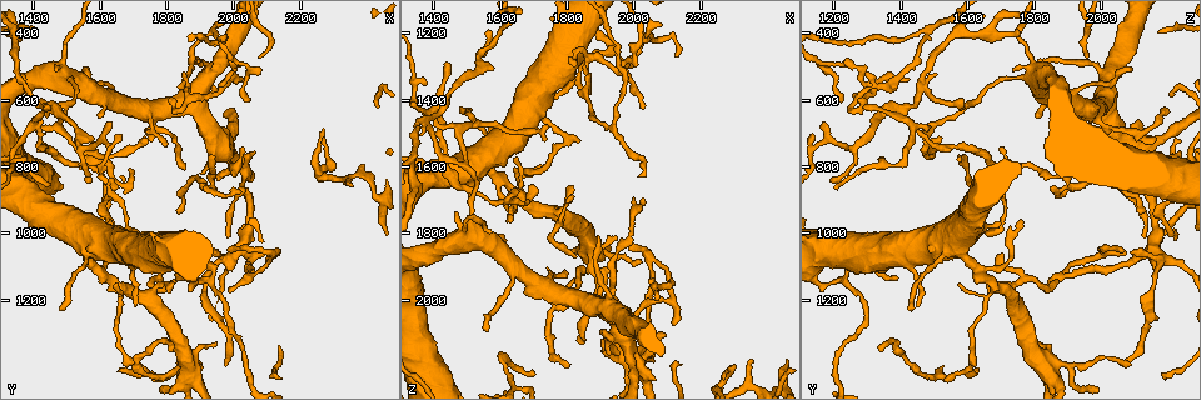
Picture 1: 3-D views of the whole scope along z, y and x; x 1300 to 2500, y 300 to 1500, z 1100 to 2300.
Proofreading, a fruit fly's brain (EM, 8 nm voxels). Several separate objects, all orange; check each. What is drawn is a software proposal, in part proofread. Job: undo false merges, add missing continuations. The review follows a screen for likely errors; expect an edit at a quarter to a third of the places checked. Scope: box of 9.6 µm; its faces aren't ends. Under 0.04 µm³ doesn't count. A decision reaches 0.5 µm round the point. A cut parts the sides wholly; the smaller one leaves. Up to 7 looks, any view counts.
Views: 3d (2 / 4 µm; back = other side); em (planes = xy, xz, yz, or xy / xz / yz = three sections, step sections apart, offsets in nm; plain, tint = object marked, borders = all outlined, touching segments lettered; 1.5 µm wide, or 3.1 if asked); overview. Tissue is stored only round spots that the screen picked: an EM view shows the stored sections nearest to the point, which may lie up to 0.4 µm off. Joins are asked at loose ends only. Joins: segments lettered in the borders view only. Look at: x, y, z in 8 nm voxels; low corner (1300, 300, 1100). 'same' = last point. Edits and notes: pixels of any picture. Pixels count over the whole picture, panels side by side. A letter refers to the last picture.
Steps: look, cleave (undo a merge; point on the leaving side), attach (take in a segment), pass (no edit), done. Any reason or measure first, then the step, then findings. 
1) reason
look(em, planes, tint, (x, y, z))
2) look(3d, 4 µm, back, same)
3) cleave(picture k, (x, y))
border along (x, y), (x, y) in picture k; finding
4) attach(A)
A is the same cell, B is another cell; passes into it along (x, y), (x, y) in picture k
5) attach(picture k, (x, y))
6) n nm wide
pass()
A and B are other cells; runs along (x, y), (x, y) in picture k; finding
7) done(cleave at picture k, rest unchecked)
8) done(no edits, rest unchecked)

thin end
look(3d, 4 µm, (2360, 850, 2180))

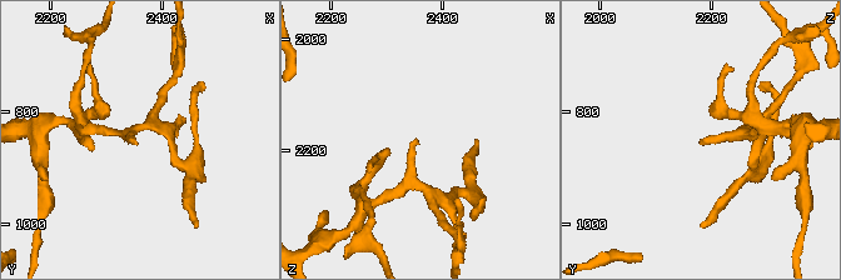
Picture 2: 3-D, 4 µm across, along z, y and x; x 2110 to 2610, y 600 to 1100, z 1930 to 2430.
look(em, xy, step 4, borders, (2360, 850, 2180))

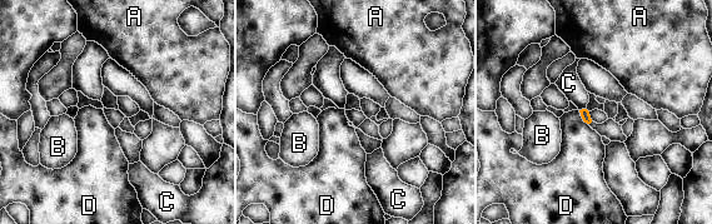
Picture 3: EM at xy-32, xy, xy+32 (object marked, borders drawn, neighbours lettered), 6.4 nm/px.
another direction
look(em, planes, borders, same)

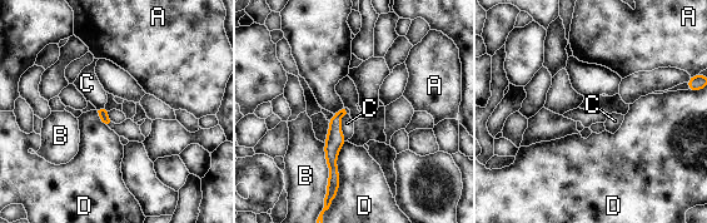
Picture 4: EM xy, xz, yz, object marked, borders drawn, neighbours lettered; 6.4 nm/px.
pass()
A, B, C and D are other cells; runs along (338, 115), (332, 145), (335, 184) in picture 4; no lettered segment goes on from it

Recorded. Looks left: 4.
tapers out
look(3d, 4 µm, back, (1630, 970, 1760))

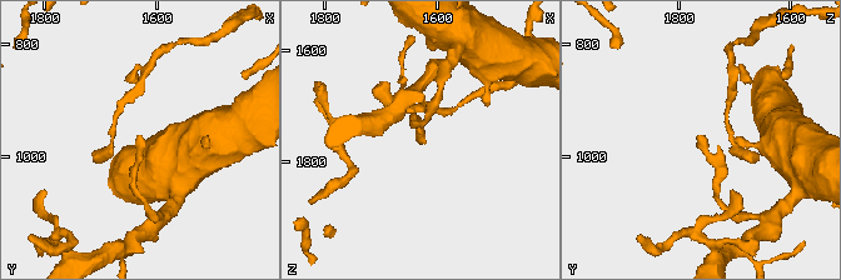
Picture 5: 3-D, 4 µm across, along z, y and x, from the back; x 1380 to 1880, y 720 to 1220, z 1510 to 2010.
look(em, planes, borders, (1635, 965, 1765))

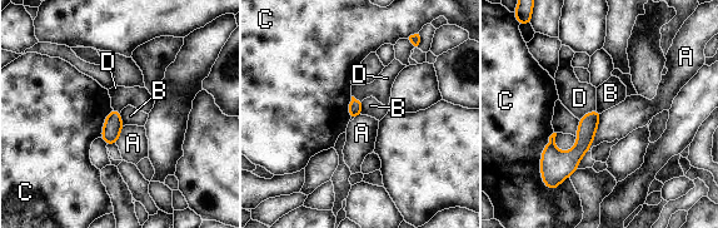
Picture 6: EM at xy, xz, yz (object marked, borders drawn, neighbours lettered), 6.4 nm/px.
80 nm wide; C touches over 300 nm
pass()
A, B, C and D are other cells; none of them fits

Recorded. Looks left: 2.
an open end
look(3d, 2 µm, (1800, 640, 2210))

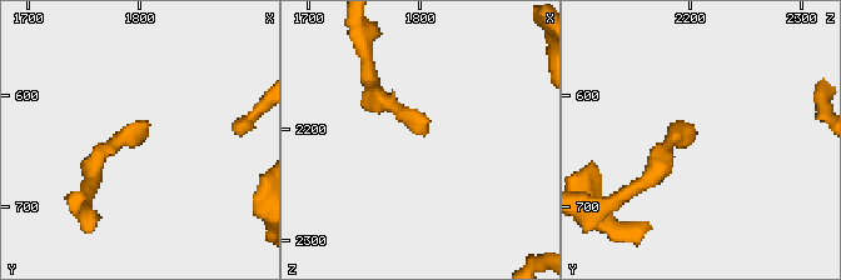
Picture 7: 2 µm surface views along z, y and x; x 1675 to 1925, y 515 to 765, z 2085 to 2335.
now the EM
look(em, xz, step 4, borders, (1800, 640, 2208))

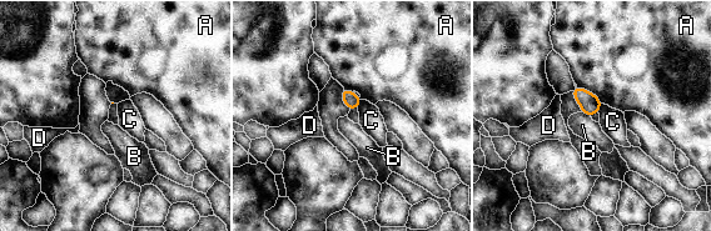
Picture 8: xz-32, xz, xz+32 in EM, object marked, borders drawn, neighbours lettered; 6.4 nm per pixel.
80 nm wide
pass()
A, B, C and D are other cells; border along (581, 111), (590, 116) in picture 8; none of them fits

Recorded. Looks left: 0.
done(no edits, rest unchecked)

